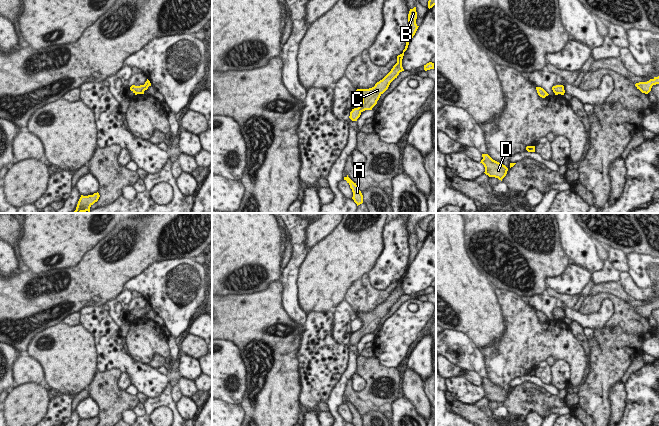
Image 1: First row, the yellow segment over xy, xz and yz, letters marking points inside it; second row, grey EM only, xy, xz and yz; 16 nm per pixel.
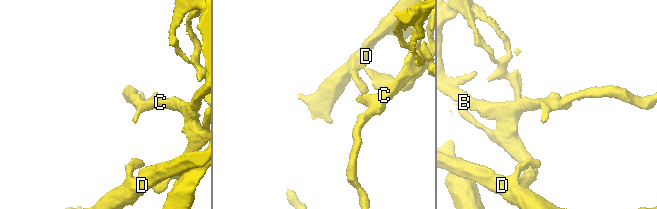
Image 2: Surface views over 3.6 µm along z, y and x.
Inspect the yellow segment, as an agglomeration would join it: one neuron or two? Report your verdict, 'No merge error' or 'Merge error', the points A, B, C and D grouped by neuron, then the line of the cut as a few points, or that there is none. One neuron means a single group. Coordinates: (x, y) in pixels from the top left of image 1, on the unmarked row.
No merge error. Groups: A B C D. No split.

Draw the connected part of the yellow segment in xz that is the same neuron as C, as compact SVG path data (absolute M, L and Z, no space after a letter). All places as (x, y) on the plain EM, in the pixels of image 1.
M414 231L413 233L410 233L409 238L408 238L408 246L409 246L409 250L410 250L410 255L409 255L409 258L408 258L408 264L406 266L405 273L403 274L402 278L397 280L397 287L393 290L391 295L382 304L377 306L374 311L369 312L369 313L357 313L356 314L357 317L359 317L360 320L362 321L362 327L359 329L358 332L354 332L350 336L349 342L352 345L357 345L357 343L360 341L360 339L363 335L372 334L372 332L377 328L377 325L379 324L380 320L388 313L390 307L395 302L397 302L397 300L399 299L400 296L404 295L404 293L402 291L402 283L403 283L403 280L404 280L404 276L407 274L410 264L413 262L413 260L415 259L415 257L416 257L416 255L419 251L416 248L416 243L417 243L417 236L416 236L416 231Z

